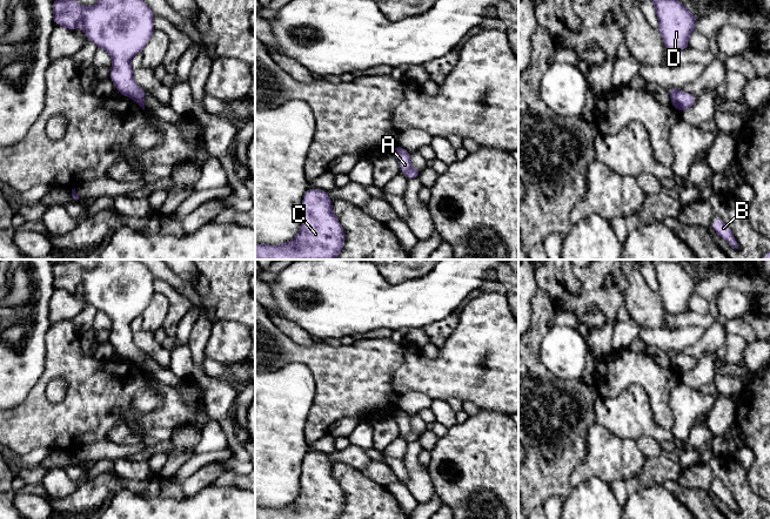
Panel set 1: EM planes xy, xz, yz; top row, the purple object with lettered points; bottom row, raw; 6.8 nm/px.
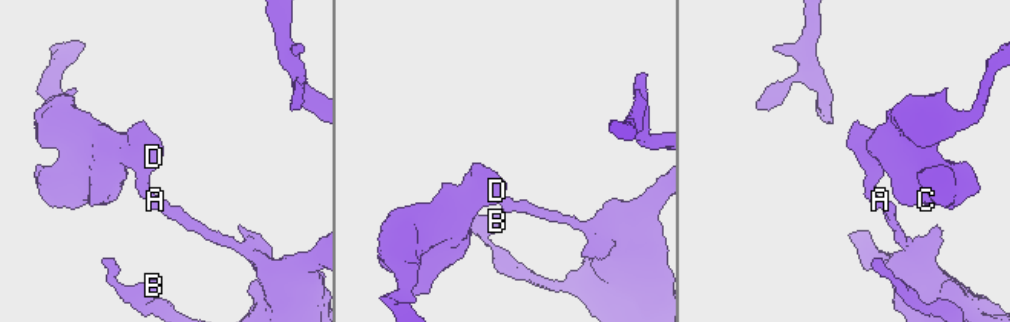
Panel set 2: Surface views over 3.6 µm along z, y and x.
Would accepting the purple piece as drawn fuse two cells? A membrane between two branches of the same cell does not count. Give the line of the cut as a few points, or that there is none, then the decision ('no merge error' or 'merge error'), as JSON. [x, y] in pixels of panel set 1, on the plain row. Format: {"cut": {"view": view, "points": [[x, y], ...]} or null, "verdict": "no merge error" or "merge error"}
{"cut": null, "verdict": "no merge error"}

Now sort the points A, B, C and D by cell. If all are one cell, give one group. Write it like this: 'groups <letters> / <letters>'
groups A B C D

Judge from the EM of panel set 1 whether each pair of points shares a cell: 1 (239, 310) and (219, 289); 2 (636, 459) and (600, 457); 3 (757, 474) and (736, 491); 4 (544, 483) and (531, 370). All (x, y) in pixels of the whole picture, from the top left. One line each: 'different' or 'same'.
1: same
2: same
3: different
4: same

